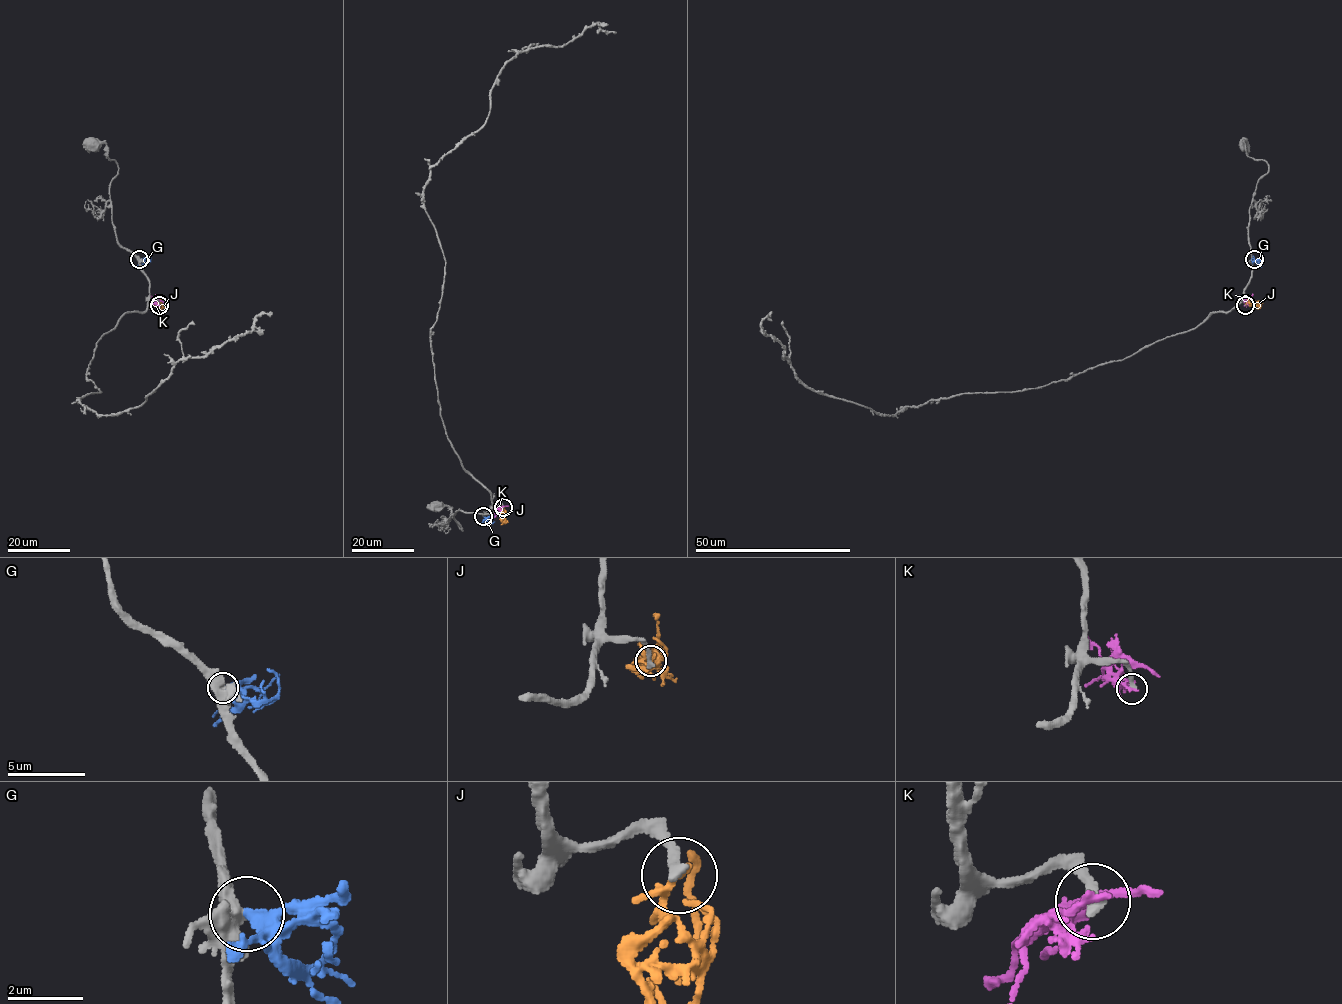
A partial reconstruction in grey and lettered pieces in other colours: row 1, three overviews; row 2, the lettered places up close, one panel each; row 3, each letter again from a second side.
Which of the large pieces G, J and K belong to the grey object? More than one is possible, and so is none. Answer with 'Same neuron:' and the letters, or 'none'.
Same neuron: G

